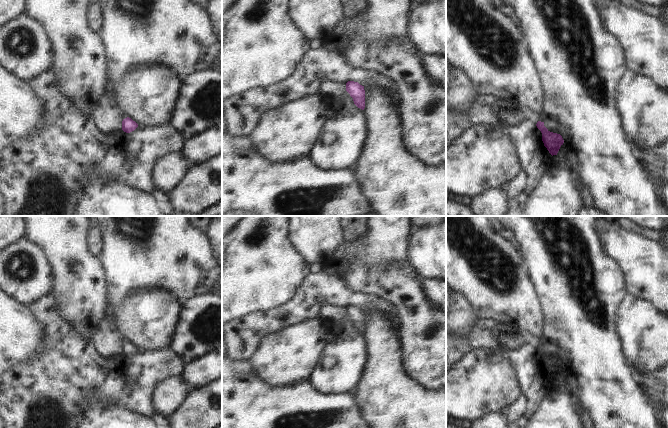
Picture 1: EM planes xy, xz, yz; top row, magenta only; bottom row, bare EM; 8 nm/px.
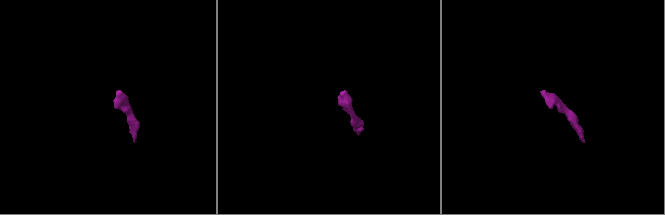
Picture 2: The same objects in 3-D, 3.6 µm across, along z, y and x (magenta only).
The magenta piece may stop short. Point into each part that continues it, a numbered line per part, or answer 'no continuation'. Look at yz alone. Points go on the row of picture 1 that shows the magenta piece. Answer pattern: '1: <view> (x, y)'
1: yz (528, 113)

